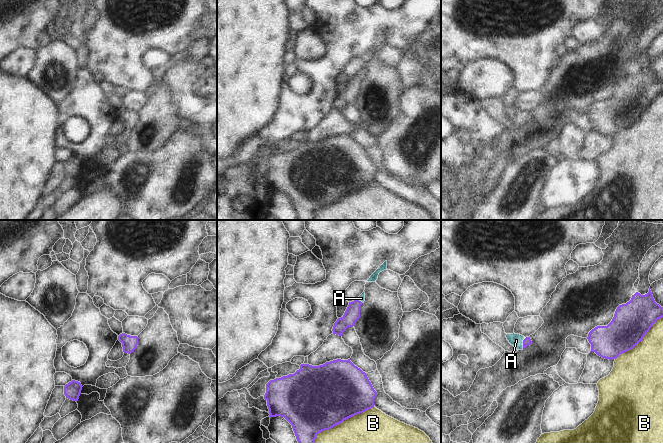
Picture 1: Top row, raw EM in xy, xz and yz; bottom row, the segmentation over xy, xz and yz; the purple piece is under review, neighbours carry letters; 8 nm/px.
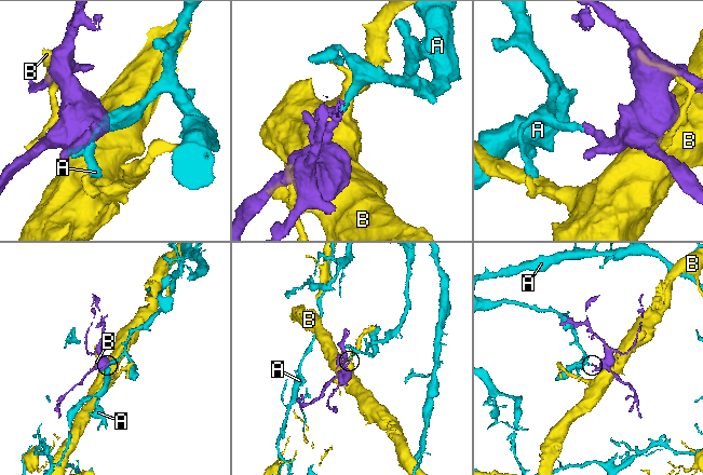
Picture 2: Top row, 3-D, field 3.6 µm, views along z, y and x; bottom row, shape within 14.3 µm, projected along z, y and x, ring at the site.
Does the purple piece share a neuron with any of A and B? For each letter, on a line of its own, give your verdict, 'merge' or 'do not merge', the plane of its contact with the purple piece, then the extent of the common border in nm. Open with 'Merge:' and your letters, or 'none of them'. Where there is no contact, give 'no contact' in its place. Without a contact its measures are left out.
Merge: A
A: merge; contact in yz; length 90 nm
B: do not merge; contact in xz; length 600 nm

